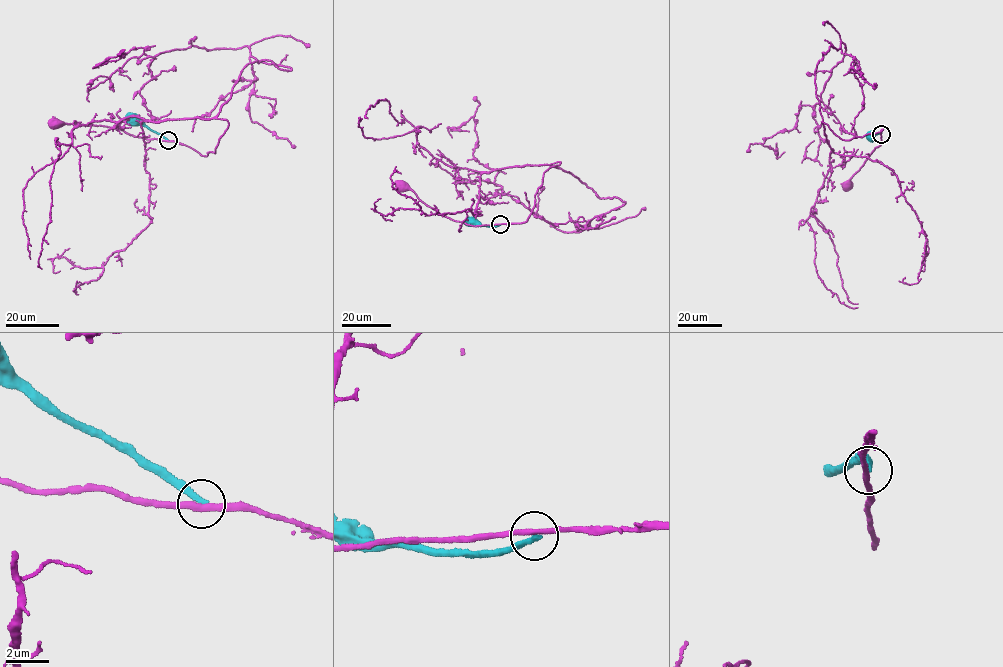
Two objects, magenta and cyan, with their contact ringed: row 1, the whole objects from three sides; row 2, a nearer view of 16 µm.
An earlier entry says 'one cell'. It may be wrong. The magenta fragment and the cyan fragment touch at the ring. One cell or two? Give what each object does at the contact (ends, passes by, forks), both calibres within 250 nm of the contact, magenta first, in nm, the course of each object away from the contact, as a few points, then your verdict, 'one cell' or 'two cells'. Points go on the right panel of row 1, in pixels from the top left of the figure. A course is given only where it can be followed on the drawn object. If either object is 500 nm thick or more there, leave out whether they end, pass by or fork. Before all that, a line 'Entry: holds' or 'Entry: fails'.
Entry: fails
magenta passes by; cyan ends there; 280 nm thick on the magenta side, 280 nm on the other; magenta runs (881, 134), (881, 144), (875, 148), (848, 185); cyan runs (881, 134), (869, 135); two cells

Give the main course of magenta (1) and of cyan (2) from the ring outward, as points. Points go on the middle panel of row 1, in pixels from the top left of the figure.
1: (500, 224), (472, 226), (450, 219), (425, 204), (411, 190), (401, 186)
2: (500, 224), (485, 226), (474, 220)

